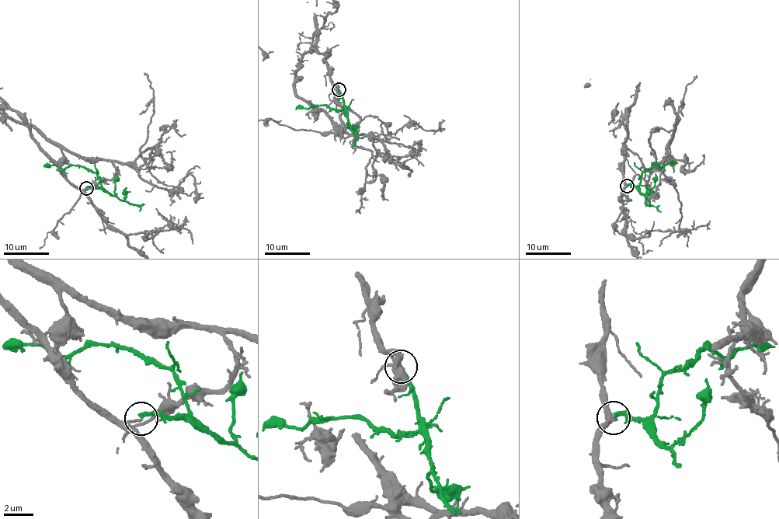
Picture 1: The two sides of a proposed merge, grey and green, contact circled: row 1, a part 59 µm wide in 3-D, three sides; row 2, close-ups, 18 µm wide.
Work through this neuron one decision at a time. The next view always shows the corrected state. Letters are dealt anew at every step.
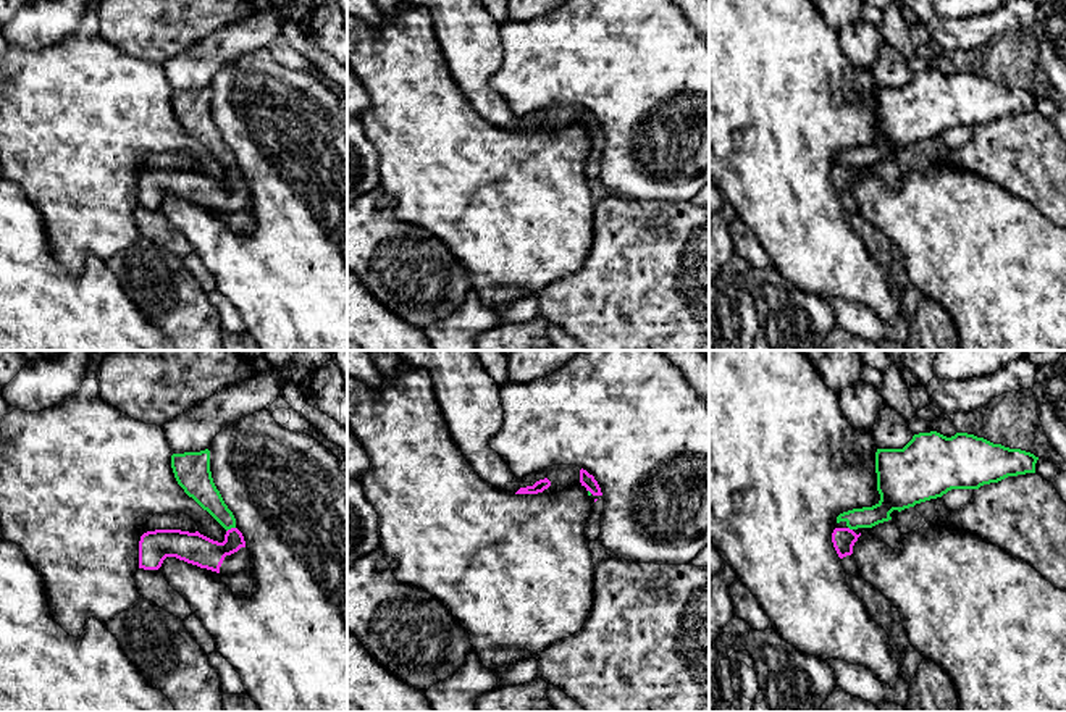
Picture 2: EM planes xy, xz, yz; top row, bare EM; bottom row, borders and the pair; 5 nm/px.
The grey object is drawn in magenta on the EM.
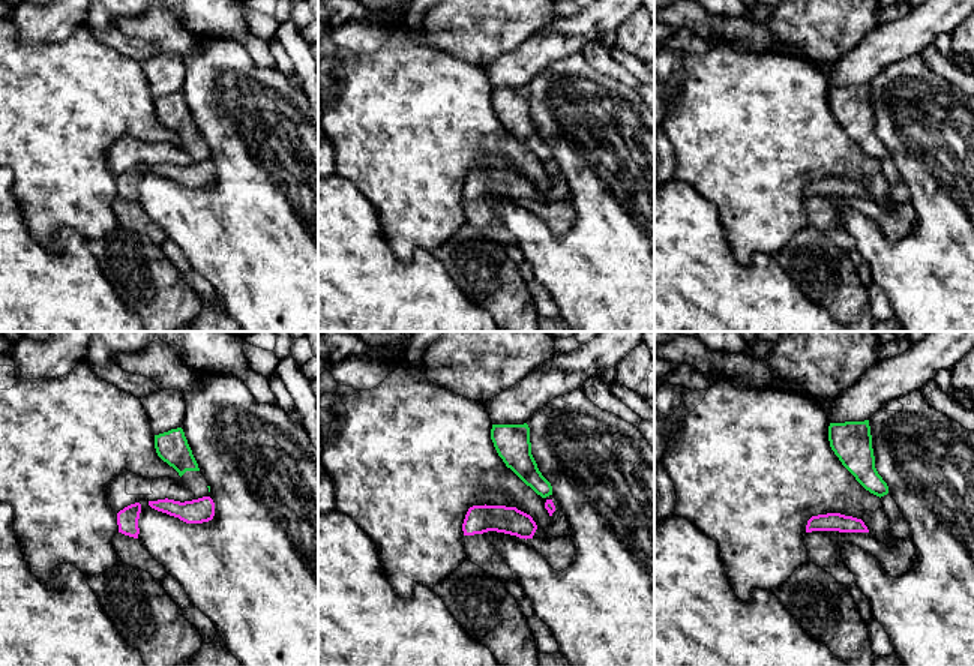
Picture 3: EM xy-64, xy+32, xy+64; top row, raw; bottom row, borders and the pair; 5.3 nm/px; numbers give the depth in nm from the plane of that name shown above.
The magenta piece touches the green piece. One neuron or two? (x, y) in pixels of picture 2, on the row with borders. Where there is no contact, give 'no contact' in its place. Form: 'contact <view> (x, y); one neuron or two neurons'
contact xy (231, 528); two neurons

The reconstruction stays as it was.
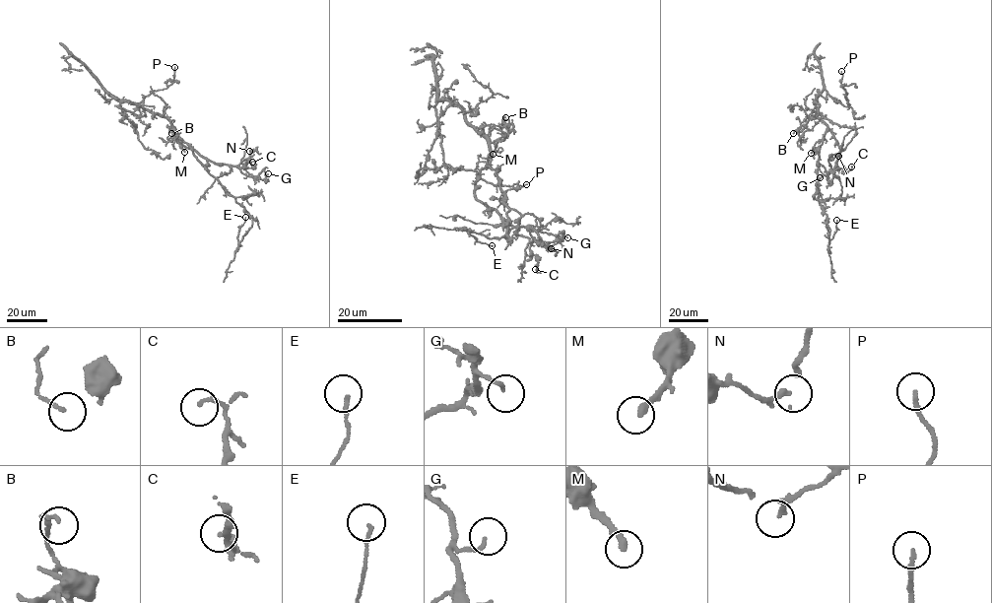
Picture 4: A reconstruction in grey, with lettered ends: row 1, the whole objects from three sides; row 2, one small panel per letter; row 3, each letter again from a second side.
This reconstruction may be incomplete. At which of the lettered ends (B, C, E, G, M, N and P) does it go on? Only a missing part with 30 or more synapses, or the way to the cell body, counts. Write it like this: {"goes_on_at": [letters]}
{"goes_on_at": ["M"]}

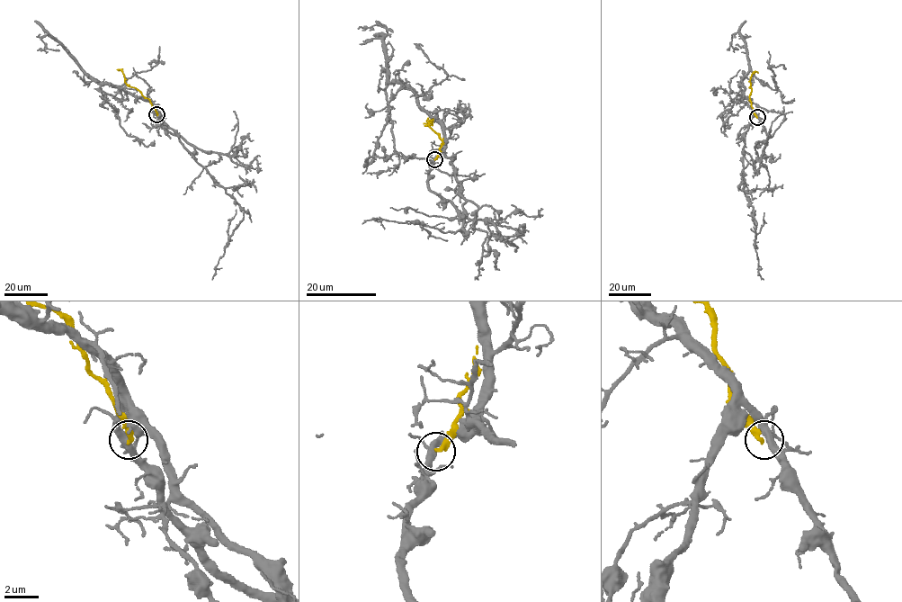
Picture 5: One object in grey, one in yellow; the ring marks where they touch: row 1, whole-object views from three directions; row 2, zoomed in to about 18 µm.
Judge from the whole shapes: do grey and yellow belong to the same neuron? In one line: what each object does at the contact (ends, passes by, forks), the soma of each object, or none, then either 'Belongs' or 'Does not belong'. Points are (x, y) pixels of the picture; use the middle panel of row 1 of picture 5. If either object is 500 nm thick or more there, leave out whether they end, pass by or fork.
At the ring grey passes by. At the ring yellow ends. Soma of grey: none. Soma of yellow: none. Does not belong

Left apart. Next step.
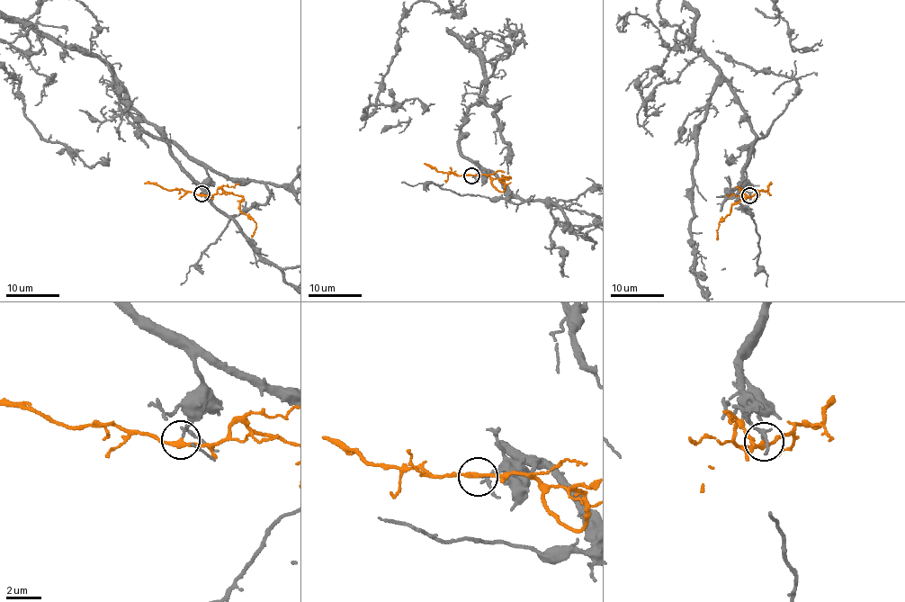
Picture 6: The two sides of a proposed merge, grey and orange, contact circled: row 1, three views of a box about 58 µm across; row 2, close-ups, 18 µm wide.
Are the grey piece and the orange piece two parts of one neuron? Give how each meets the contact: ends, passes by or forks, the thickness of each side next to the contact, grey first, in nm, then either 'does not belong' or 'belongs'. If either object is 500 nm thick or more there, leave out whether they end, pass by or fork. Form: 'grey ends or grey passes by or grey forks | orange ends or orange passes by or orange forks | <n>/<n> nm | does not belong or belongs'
grey passes by | orange passes by | 170/240 nm | belongs

